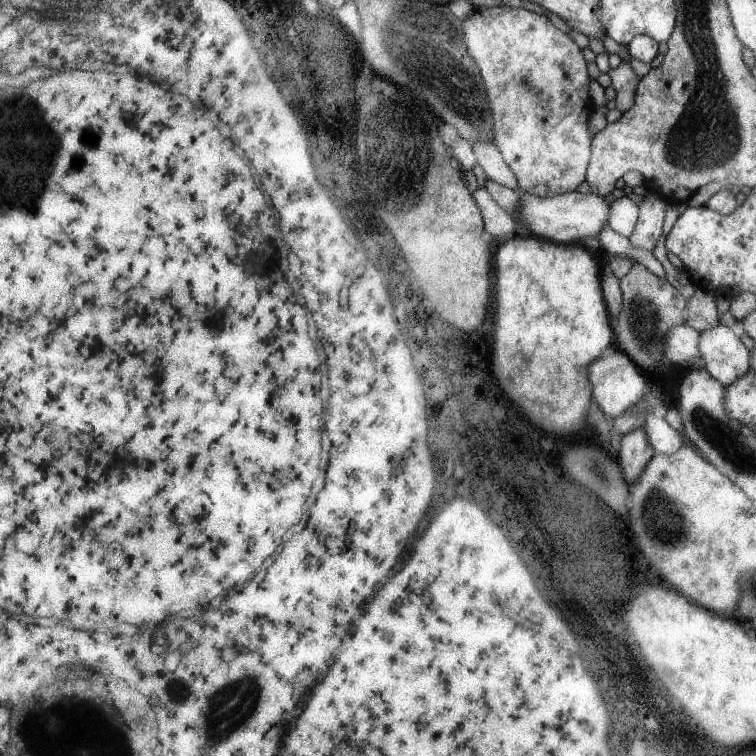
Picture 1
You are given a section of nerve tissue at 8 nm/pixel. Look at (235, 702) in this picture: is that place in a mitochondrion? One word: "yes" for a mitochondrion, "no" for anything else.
yes

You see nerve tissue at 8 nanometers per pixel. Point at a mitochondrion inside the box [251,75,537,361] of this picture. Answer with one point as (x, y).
(399, 192)

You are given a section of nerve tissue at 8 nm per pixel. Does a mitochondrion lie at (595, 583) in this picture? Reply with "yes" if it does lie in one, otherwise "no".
no

